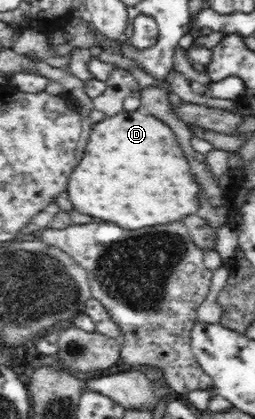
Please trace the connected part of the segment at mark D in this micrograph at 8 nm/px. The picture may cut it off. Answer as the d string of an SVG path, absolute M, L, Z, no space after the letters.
M122 110L112 117L105 117L93 125L84 155L72 170L67 183L67 195L74 209L90 217L112 221L122 229L140 229L152 225L164 225L180 221L186 215L194 215L200 207L198 193L201 186L190 173L190 165L178 147L172 129L160 119L146 112Z

